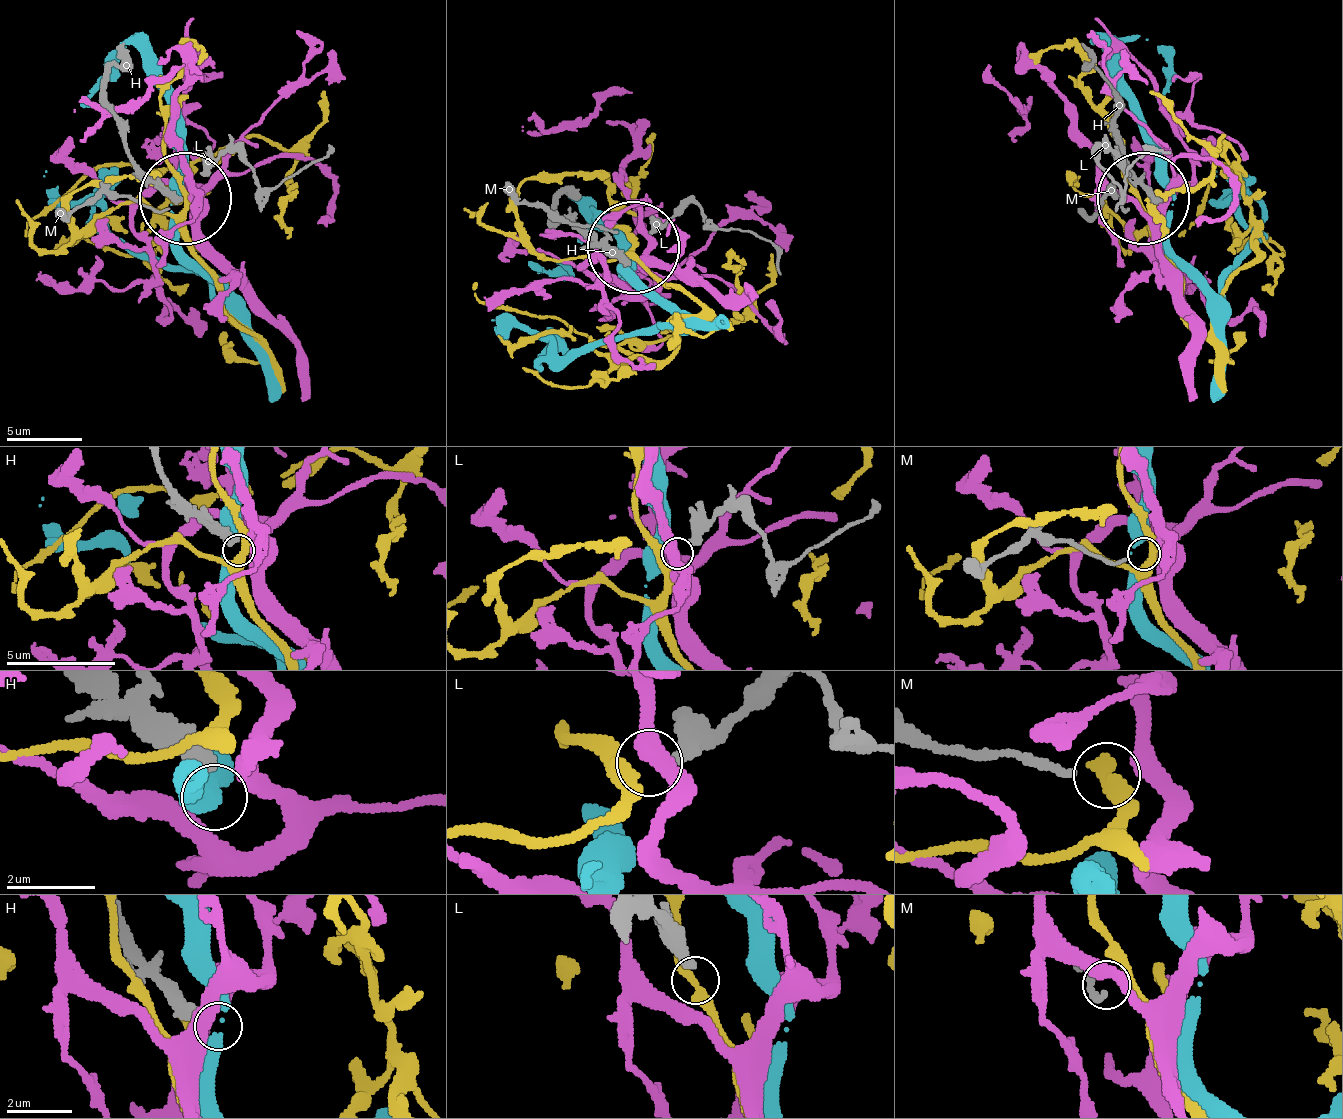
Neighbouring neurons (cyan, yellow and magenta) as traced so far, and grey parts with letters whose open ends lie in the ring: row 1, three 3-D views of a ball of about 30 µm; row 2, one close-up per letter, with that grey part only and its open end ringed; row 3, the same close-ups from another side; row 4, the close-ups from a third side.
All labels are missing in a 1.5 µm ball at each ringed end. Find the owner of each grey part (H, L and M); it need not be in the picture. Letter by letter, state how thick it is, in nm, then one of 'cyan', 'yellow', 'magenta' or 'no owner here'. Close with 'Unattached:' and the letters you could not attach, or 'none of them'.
H: 440 nm thick; no owner here
L: 360 nm thick; yellow
M: 140 nm thick; magenta
Unattached: H

